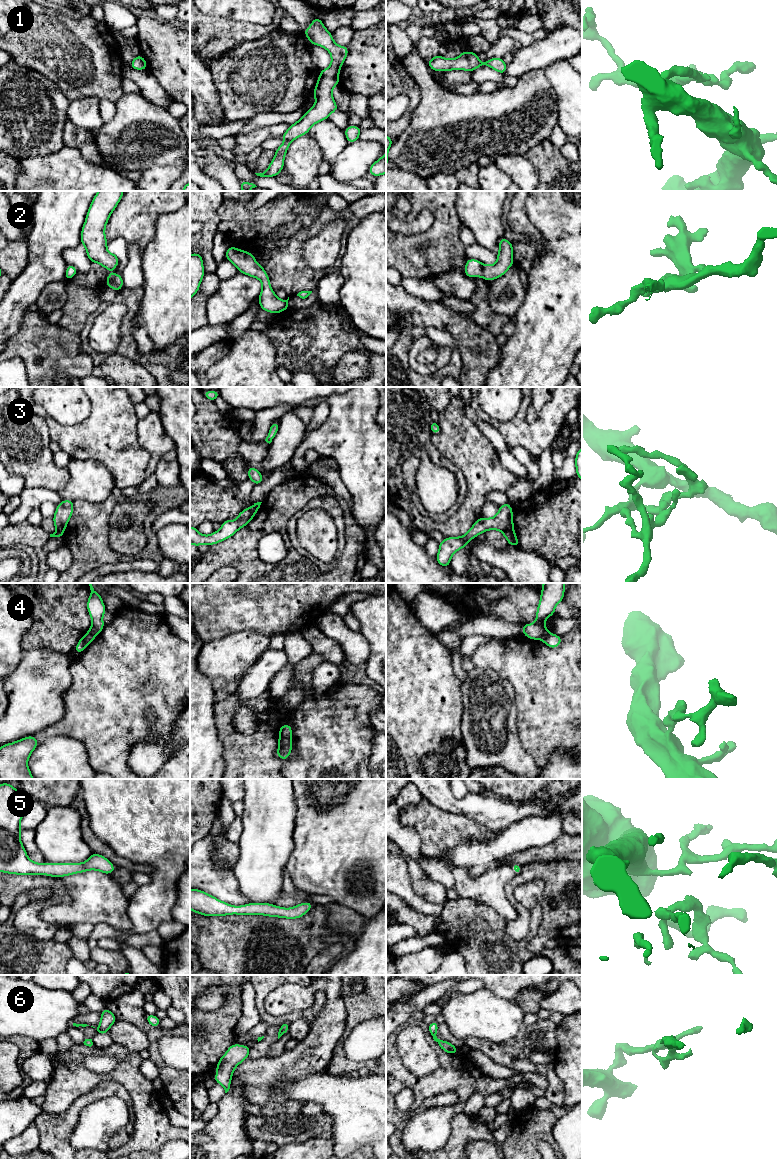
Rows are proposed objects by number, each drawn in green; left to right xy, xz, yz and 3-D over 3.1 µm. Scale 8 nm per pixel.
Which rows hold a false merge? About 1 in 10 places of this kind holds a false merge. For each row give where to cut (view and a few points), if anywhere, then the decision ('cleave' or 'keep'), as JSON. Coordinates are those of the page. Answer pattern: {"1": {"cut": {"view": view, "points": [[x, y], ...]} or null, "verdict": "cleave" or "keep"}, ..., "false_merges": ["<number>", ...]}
{"1": {"cut": null, "verdict": "keep"}, "2": {"cut": null, "verdict": "keep"}, "3": {"cut": {"view": "yz", "points": [[512, 529], [508, 529], [503, 533]]}, "verdict": "cleave"}, "4": {"cut": {"view": "xz", "points": [[280, 736], [290, 740]]}, "verdict": "cleave"}, "5": {"cut": null, "verdict": "keep"}, "6": {"cut": null, "verdict": "keep"}, "false_merges": ["3", "4"]}

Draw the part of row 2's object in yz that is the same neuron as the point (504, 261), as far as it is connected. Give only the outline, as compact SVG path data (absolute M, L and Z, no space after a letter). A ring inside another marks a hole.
M504 237L499 240L499 253L494 265L484 265L476 259L467 259L464 272L467 277L483 277L489 282L503 276L513 265L513 246Z

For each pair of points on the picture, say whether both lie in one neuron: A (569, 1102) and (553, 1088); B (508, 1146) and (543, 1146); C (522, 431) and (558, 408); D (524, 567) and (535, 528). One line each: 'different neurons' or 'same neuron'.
A: different neurons
B: different neurons
C: same neuron
D: different neurons

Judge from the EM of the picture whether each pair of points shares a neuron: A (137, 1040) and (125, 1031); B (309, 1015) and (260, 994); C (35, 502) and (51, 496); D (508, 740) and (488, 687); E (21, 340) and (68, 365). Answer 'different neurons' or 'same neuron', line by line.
A: same neuron
B: same neuron
C: same neuron
D: same neuron
E: same neuron

